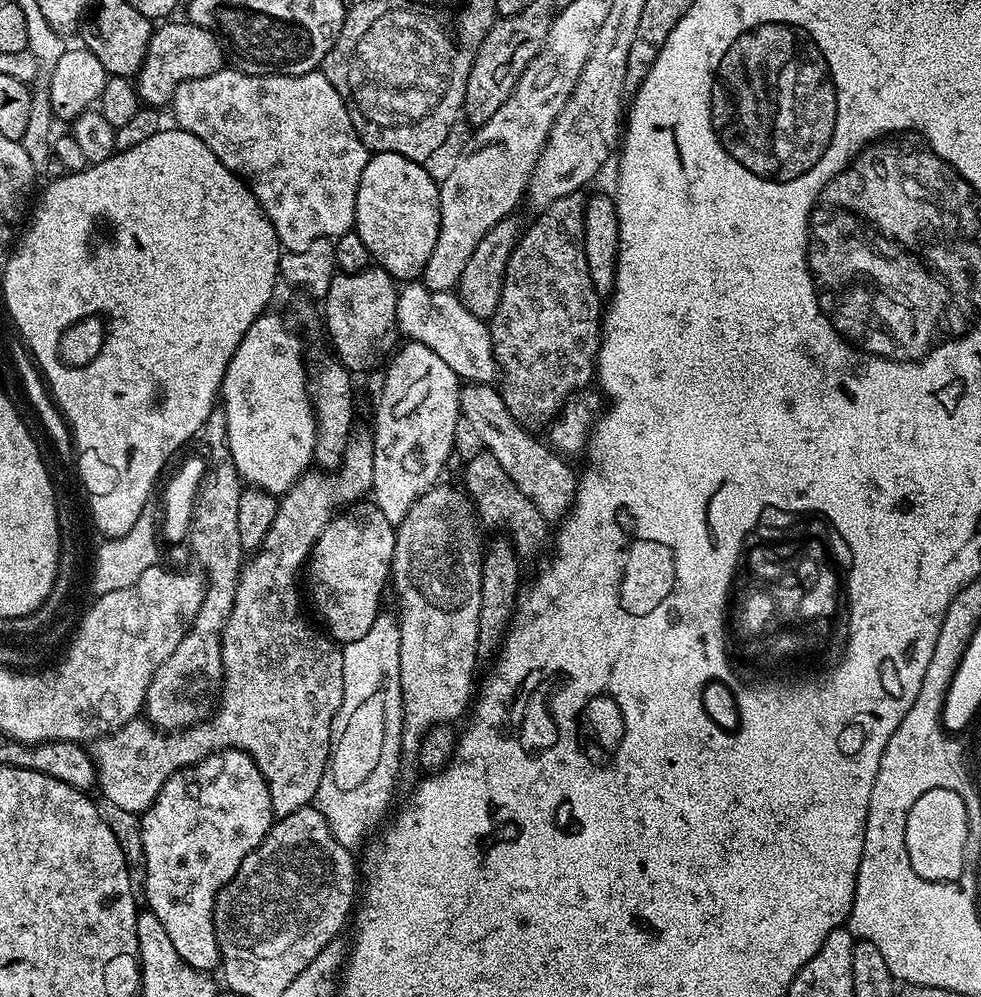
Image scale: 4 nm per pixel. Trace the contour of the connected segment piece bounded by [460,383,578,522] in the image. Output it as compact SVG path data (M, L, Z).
M491 384L463 385L460 389L460 413L465 425L468 424L482 442L481 447L501 463L511 481L534 502L544 520L558 522L571 511L578 483L575 471L570 470L568 462L558 452L545 441L536 440L525 425L513 418L503 393L497 387Z

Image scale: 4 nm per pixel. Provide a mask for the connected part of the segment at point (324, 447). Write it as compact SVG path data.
M309 347L306 352L308 397L312 400L312 413L316 419L316 455L314 460L321 469L336 470L343 465L344 451L350 443L348 434L352 430L352 415L356 412L355 406L352 405L354 376L327 347L324 348Z

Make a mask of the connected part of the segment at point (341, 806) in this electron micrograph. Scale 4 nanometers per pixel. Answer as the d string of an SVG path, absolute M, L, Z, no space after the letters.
M381 614L376 617L374 626L370 626L370 630L366 630L366 634L362 634L362 638L358 638L354 642L343 645L342 648L342 706L338 706L338 714L334 714L332 719L332 729L330 730L330 746L328 747L328 762L326 770L323 771L322 781L318 784L318 790L315 791L315 798L312 806L318 810L323 817L326 818L327 825L330 826L331 832L338 839L340 845L344 848L352 850L358 845L367 834L368 828L372 828L376 823L381 823L380 818L384 814L388 803L392 800L392 787L396 784L396 775L400 772L400 760L402 761L402 726L404 725L404 703L402 702L402 678L400 677L400 625L397 619Z

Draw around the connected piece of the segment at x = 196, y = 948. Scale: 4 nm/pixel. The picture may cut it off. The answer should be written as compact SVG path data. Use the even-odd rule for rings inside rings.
M223 748L220 752L202 758L202 762L198 762L190 768L184 768L180 772L175 772L164 783L162 790L158 790L158 798L154 798L152 805L140 816L140 833L142 834L142 850L144 851L142 869L144 868L144 896L148 899L147 911L152 912L158 918L158 922L162 922L167 936L170 937L170 943L174 945L174 950L178 950L182 962L194 966L194 970L212 974L219 969L220 951L218 950L218 938L214 934L214 902L218 898L222 886L226 886L226 882L230 882L230 878L234 878L234 874L238 874L238 866L242 866L242 858L246 858L246 854L250 854L250 850L254 850L264 841L266 834L272 829L273 823L274 813L266 782L258 770L258 766L252 760L252 756L240 748Z

